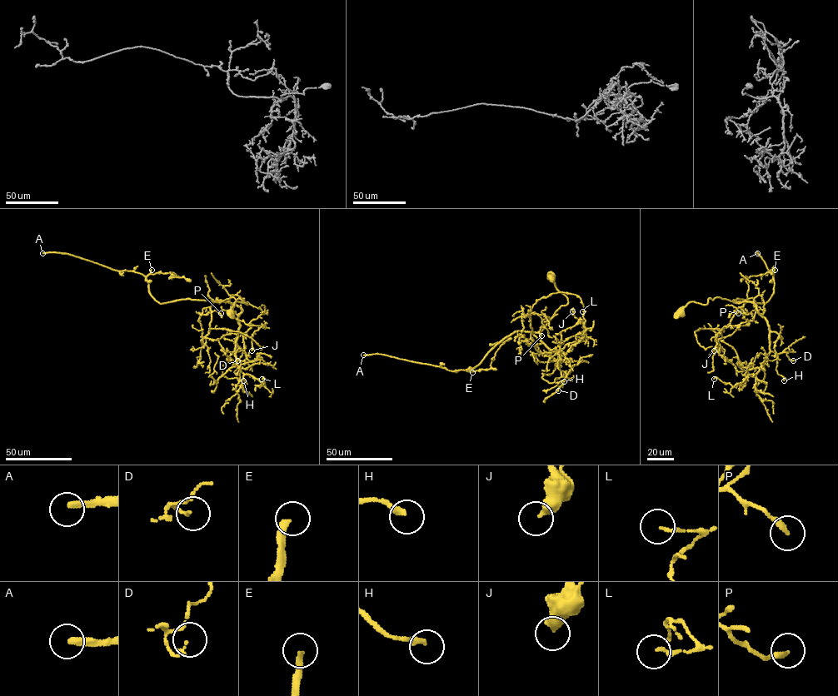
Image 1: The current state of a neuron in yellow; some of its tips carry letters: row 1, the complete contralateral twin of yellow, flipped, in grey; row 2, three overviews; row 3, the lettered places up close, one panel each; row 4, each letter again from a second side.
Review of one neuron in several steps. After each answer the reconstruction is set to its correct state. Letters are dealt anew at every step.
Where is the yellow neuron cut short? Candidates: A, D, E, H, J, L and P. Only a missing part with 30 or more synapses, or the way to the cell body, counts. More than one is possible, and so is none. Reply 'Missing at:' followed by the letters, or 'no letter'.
Missing at: A, E

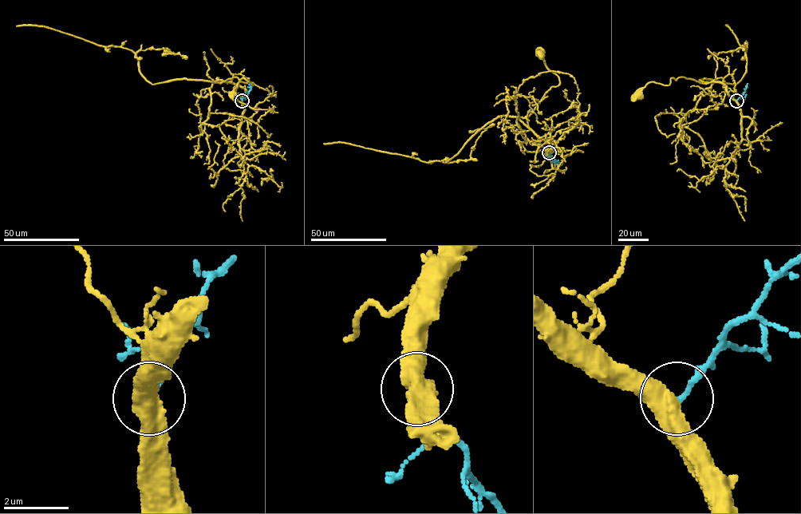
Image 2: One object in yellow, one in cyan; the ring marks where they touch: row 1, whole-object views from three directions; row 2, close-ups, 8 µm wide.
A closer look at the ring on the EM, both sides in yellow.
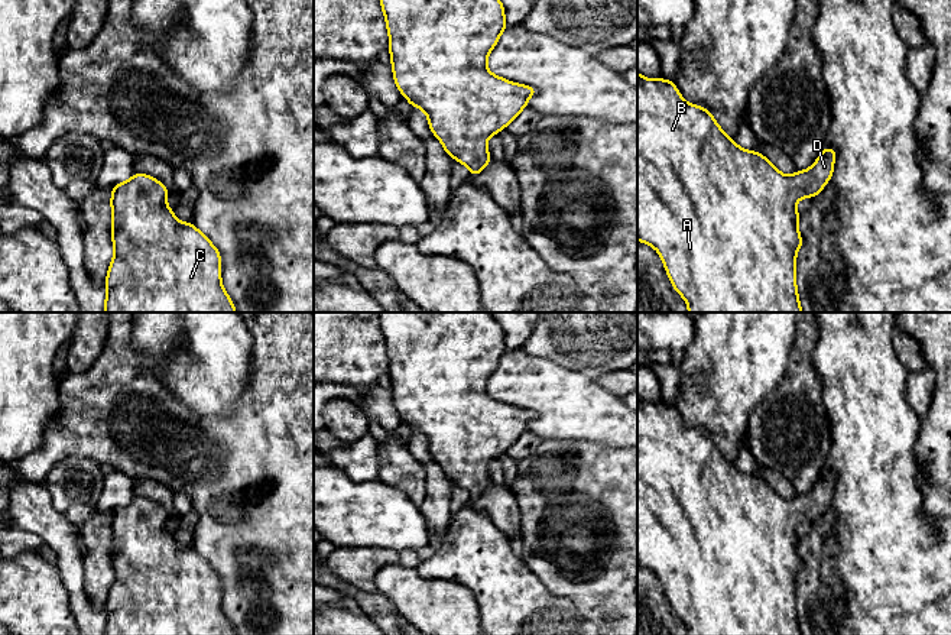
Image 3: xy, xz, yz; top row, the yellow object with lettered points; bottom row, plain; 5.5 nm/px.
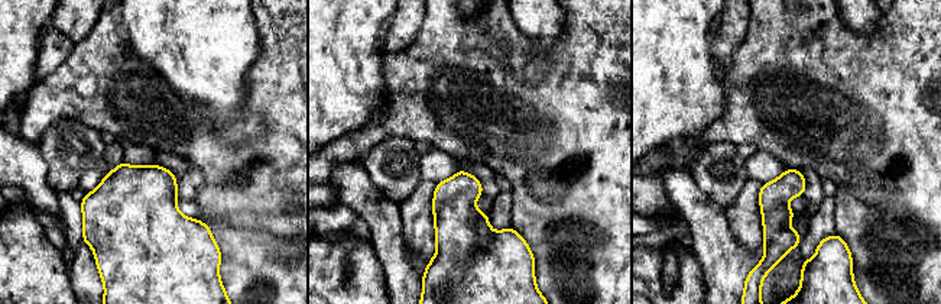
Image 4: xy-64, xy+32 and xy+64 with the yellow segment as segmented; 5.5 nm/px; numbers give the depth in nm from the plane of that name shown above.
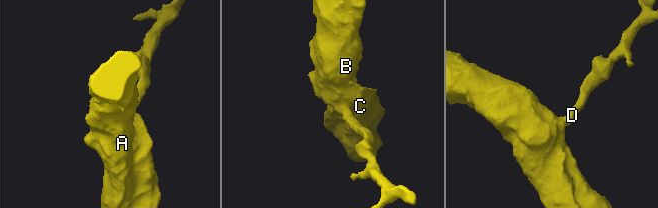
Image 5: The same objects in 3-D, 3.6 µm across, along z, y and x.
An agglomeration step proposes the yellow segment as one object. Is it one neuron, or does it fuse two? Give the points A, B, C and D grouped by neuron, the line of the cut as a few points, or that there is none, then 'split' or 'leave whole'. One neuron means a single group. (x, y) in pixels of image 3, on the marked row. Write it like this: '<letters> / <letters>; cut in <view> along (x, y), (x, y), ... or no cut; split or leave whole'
A B C D; no cut; leave whole

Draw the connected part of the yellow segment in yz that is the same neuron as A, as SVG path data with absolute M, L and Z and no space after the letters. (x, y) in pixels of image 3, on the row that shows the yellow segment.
M637 72L637 240L660 255L672 288L685 299L688 312L804 312L796 289L796 252L804 243L798 230L796 201L818 195L831 181L835 155L835 149L824 148L811 168L785 176L760 152L741 149L707 108L687 103L674 81L649 80Z

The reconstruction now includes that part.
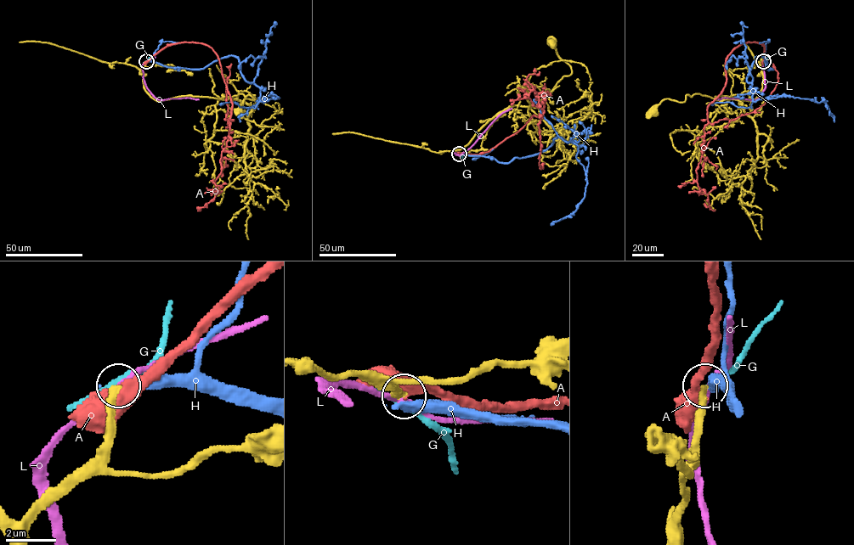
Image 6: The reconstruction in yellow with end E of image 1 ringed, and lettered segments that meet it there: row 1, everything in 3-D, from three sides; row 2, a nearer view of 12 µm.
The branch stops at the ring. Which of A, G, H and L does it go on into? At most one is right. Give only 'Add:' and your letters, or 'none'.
Add: none

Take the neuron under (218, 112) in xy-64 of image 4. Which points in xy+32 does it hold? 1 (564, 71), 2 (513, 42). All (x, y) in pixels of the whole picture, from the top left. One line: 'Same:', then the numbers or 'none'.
Same: none

